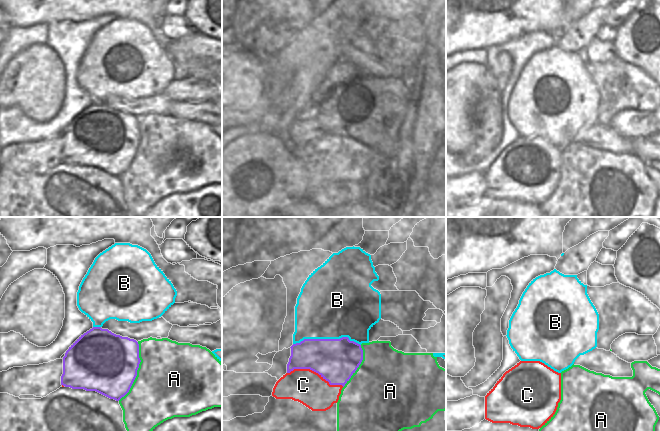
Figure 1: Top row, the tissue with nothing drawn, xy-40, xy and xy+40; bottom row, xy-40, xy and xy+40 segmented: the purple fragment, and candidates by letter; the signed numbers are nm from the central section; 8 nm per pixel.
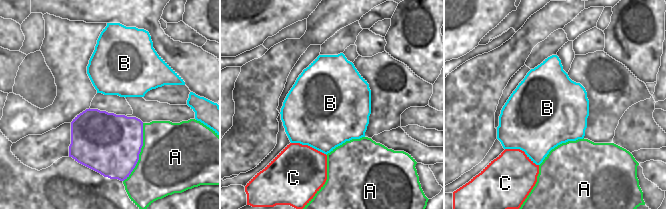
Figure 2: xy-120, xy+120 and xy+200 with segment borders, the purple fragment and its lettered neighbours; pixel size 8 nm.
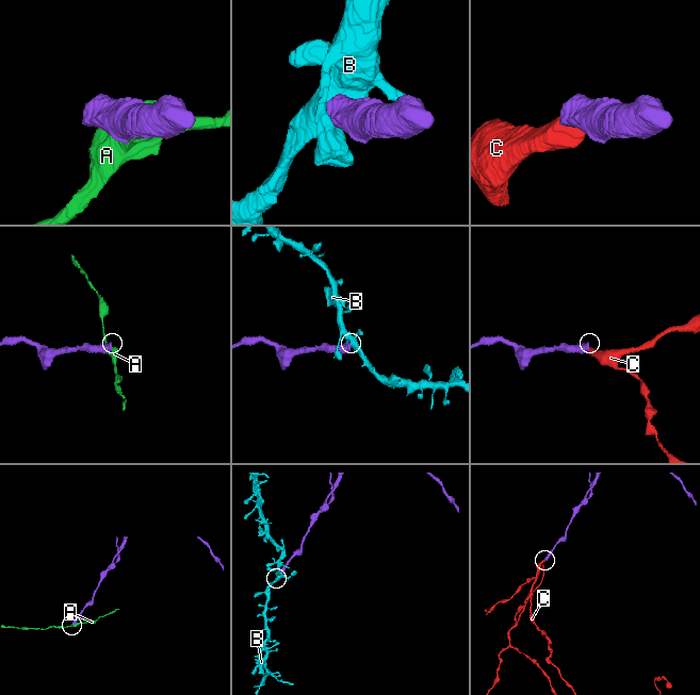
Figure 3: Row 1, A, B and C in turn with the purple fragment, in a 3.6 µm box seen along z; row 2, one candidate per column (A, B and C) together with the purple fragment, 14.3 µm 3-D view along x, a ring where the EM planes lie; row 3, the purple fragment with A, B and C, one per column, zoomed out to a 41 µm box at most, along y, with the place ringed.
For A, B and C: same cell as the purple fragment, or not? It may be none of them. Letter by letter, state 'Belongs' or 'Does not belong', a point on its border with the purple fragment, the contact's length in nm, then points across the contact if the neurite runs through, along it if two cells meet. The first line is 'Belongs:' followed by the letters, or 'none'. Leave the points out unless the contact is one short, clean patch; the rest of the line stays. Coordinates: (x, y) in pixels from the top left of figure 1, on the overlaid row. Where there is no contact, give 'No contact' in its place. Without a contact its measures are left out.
Belongs: C
A: Does not belong. Touches purple at xy-40 (136, 372). Shared border 500 nm
B: Does not belong. Touches purple at xy (327, 339). Shared border 550 nm
C: Belongs. Touches purple at xy (315, 371). Shared border 460 nm.

